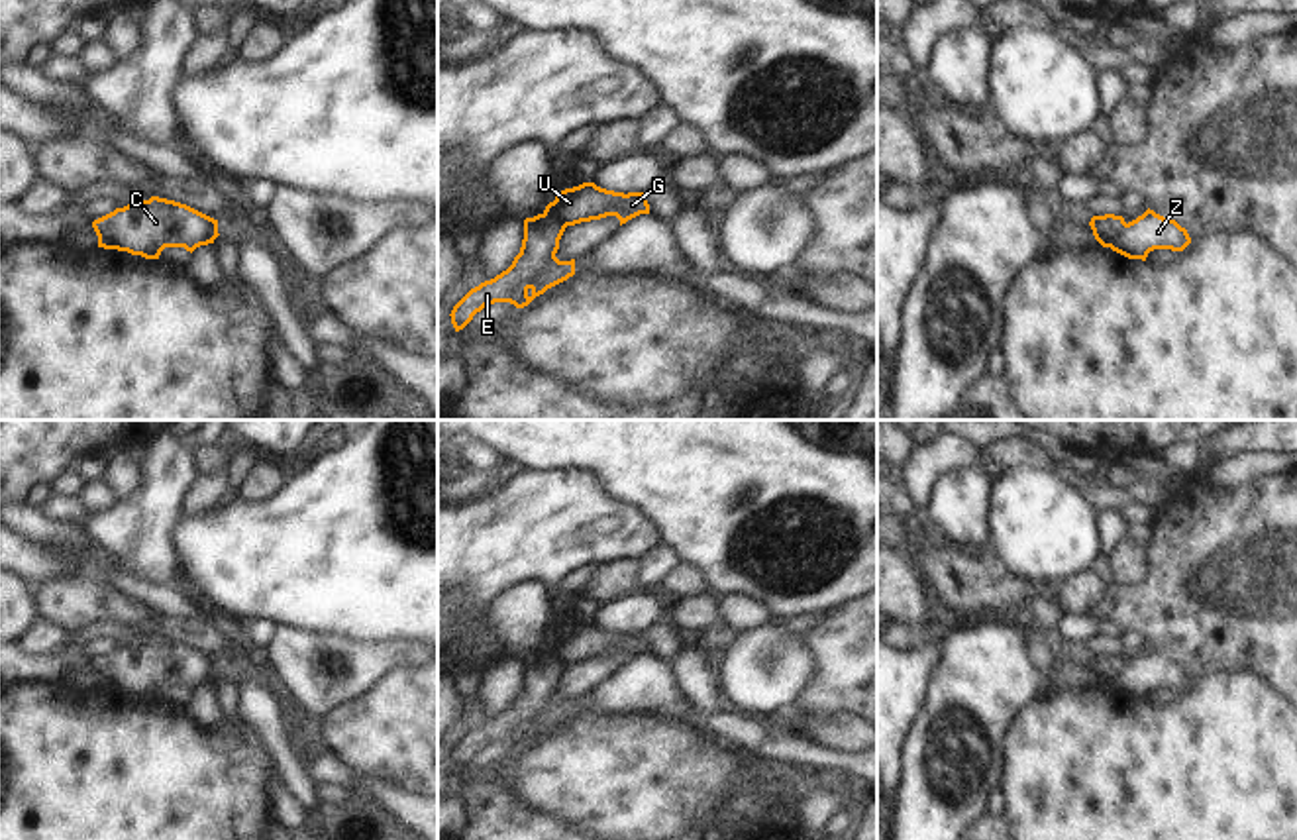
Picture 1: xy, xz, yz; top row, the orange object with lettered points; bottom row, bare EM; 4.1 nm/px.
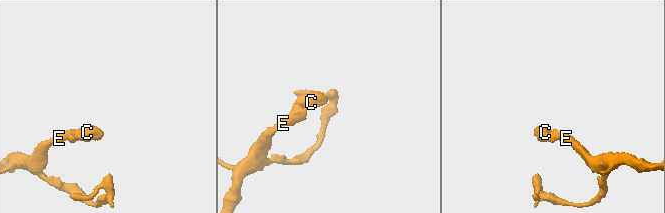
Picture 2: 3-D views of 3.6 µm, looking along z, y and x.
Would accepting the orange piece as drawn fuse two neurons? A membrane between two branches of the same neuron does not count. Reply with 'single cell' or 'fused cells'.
fused cells

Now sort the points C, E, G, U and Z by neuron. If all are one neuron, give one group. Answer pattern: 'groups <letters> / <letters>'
groups C G U / E Z

